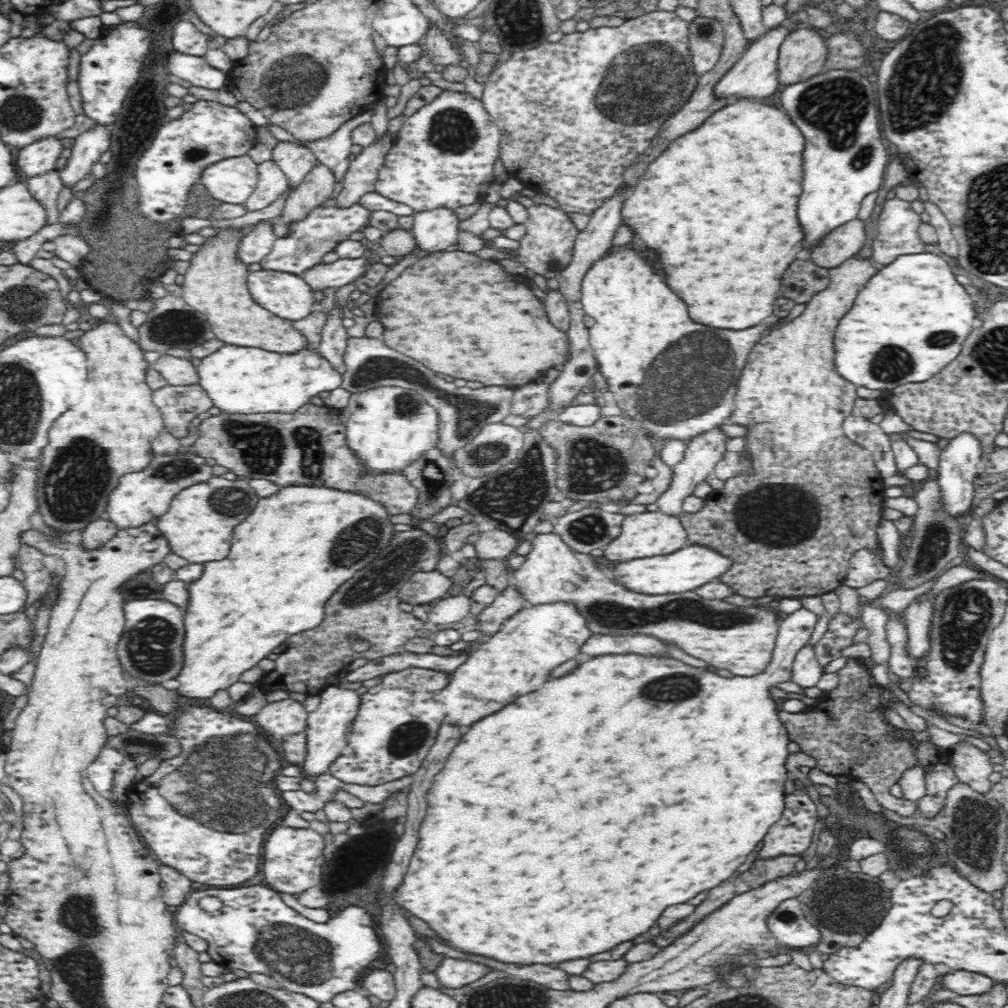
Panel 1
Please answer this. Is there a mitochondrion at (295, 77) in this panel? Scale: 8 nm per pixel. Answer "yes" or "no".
yes

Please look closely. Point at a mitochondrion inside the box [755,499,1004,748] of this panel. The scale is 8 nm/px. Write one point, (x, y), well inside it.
(966, 615)

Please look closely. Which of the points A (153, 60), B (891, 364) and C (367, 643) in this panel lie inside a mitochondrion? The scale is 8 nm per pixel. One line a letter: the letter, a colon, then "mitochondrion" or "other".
A: other
B: mitochondrion
C: other

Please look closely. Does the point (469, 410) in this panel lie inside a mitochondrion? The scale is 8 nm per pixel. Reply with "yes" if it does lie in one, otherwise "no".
yes

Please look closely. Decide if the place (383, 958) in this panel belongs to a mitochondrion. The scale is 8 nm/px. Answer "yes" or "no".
no

